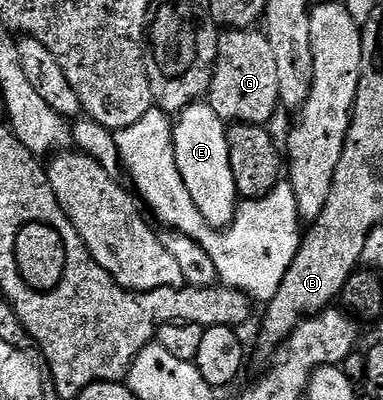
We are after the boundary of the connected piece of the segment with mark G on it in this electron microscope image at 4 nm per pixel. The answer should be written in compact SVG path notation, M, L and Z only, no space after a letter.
M227 29L220 34L217 61L213 69L213 81L205 96L210 103L213 113L221 117L224 123L270 124L275 110L280 110L279 86L277 85L277 57L273 57L273 49L269 45L266 34L259 29Z

